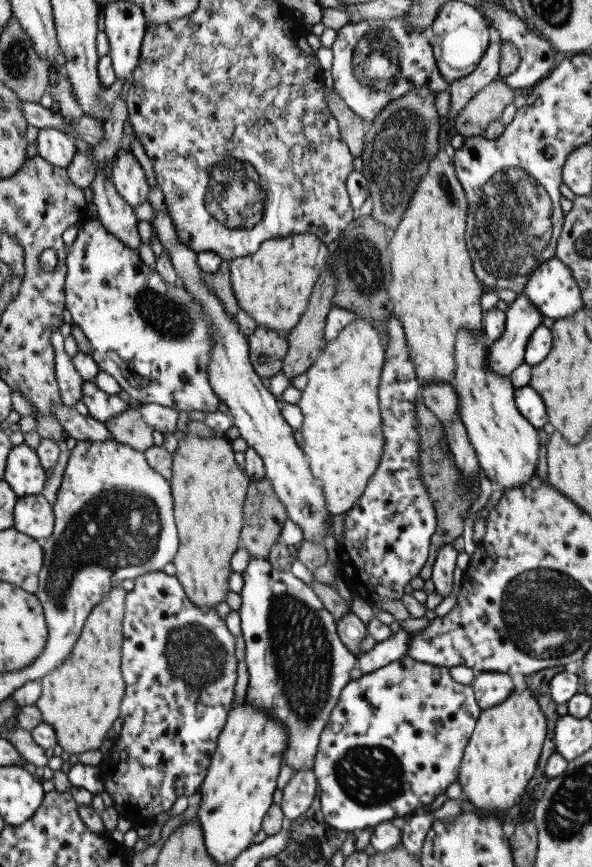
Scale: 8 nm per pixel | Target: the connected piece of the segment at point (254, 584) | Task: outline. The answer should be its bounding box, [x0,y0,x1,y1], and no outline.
[239,557,358,772]

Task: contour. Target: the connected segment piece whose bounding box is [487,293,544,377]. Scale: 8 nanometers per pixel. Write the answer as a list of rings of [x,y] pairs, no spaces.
[[[519,293],[505,312],[505,329],[502,336],[487,347],[487,367],[509,377],[524,361],[530,336],[538,326],[543,325],[542,315],[524,293]]]

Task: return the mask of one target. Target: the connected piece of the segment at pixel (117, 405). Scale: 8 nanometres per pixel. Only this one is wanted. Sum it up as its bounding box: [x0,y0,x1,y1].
[81,381,129,423]

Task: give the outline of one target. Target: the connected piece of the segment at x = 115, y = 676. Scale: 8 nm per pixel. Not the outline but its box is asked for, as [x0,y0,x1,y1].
[35,585,128,756]

